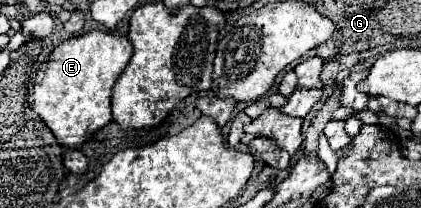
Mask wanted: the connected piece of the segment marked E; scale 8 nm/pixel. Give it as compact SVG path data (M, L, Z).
M86 31L84 35L70 37L62 41L48 57L48 61L40 67L38 79L34 85L34 111L44 119L44 123L50 127L50 131L56 135L58 143L70 149L80 147L84 141L90 139L90 135L98 129L102 129L106 123L112 121L110 111L110 95L112 85L116 83L118 75L124 71L126 63L132 57L132 43L126 35L120 33L106 33L106 31Z

